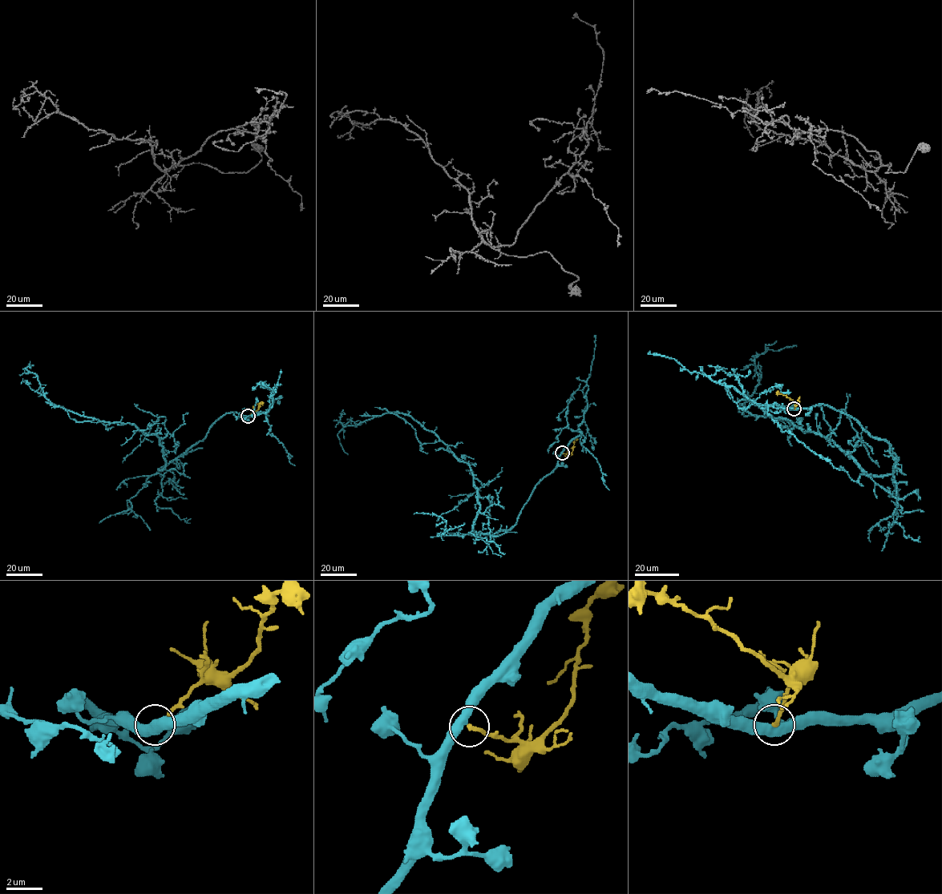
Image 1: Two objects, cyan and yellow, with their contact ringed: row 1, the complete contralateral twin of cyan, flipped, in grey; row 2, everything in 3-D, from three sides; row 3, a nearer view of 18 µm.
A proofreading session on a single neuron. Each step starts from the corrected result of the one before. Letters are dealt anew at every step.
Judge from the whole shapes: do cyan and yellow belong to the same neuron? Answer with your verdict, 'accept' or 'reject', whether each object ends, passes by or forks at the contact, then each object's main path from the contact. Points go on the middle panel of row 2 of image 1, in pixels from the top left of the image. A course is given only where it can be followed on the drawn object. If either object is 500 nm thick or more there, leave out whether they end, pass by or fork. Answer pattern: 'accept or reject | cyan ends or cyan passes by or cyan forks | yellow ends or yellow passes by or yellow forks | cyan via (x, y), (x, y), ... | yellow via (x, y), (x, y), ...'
accept | cyan passes by | yellow ends | cyan via (562, 453), (516, 522), (492, 534), (473, 529), (470, 466), (409, 416), (348, 421), (337, 434), (348, 455) | yellow via (562, 453), (569, 454), (574, 441), (578, 439)

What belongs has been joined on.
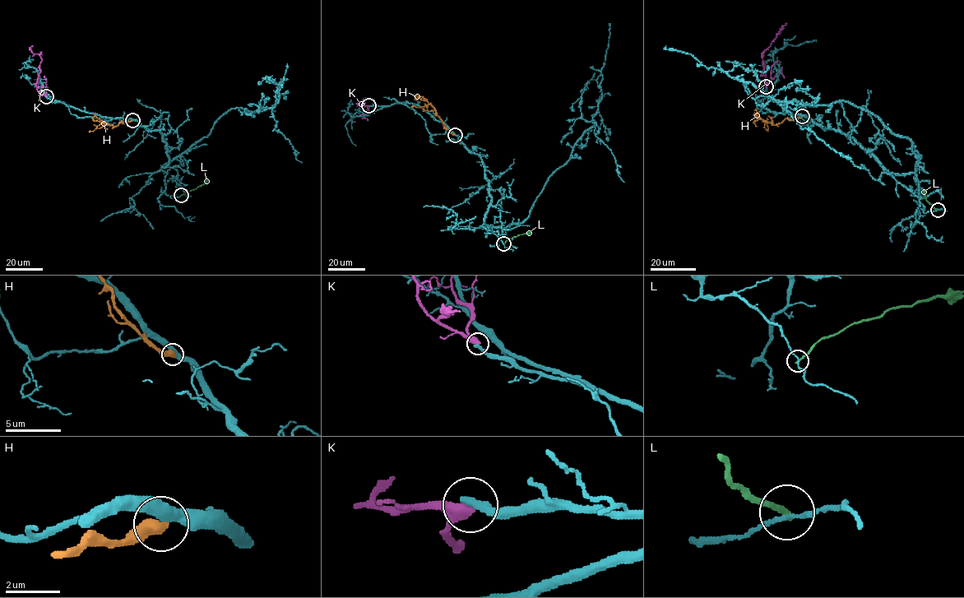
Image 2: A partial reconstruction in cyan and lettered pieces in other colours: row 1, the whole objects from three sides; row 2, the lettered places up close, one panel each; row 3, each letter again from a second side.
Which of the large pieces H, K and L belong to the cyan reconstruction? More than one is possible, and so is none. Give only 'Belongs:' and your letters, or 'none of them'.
Belongs: none of them

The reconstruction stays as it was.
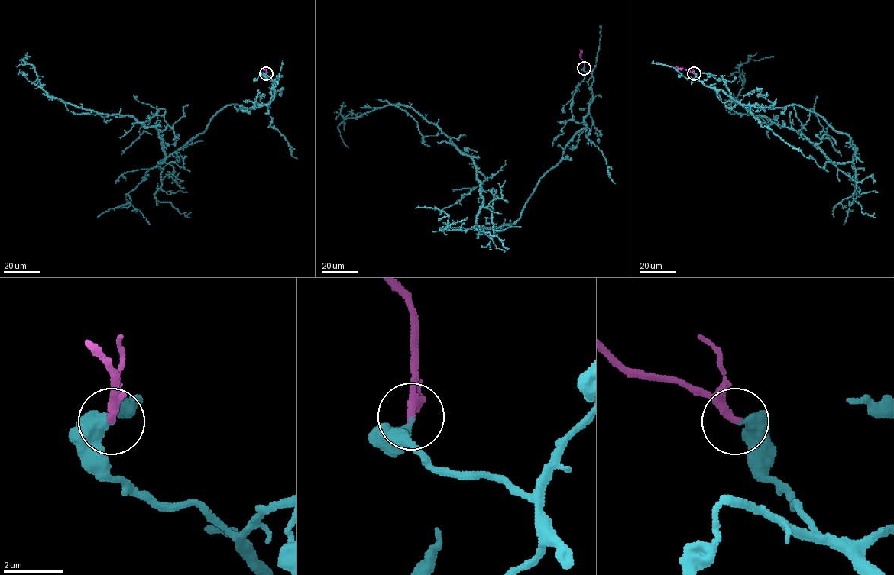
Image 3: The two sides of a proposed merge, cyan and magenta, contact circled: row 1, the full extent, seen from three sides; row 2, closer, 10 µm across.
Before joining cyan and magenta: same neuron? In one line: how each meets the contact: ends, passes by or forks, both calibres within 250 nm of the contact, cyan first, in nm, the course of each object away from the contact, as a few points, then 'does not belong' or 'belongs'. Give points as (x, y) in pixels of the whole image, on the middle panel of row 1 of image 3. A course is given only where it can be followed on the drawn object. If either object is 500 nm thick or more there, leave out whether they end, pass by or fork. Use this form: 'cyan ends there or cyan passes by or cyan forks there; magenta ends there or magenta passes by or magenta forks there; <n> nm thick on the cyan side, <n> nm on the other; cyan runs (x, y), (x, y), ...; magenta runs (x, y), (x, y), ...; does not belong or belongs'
cyan ends there; magenta ends there; 360 nm thick on the cyan side, 300 nm on the other; cyan runs (584, 68), (585, 126), (513, 223), (476, 223), (473, 159), (412, 108), (349, 114), (348, 147); magenta runs (584, 68), (584, 61), (581, 57), (581, 50); belongs

